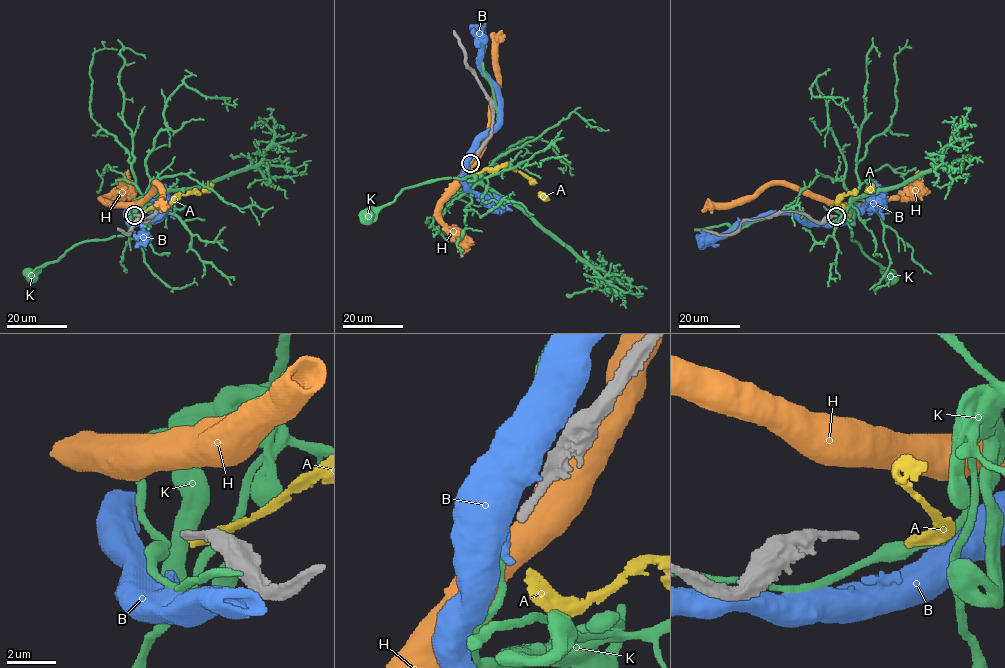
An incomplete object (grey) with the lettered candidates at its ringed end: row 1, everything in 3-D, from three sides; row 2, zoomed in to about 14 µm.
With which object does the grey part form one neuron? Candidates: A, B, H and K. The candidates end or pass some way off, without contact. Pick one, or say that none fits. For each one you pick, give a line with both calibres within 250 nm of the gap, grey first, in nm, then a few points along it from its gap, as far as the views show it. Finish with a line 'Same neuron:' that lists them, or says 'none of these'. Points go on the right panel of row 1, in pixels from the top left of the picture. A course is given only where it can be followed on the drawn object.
A: 280 nm thick on the grey side, 400 nm on the other; it runs (842, 217), (846, 214), (838, 200), (852, 191), (865, 191), (872, 184)
Same neuron: A

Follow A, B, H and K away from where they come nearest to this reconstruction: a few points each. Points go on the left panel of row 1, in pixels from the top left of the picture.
A: (135, 216), (151, 208), (168, 206), (180, 195), (205, 191), (213, 184)
B: (132, 220), (134, 223), (154, 223), (163, 214), (146, 225), (145, 235), (134, 234)
H: (135, 207), (156, 184), (161, 195), (160, 203), (166, 210)
K: (131, 217), (129, 205), (138, 201), (167, 192), (192, 190), (257, 164), (275, 134), (274, 120), (250, 128)

